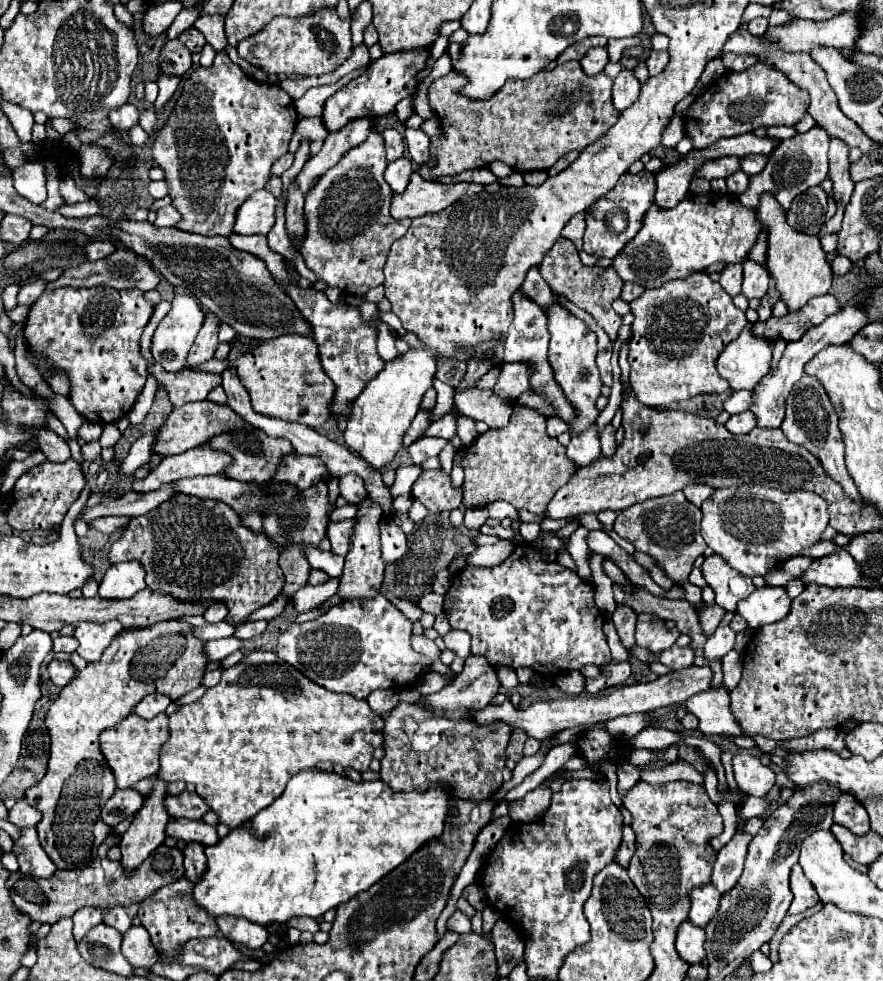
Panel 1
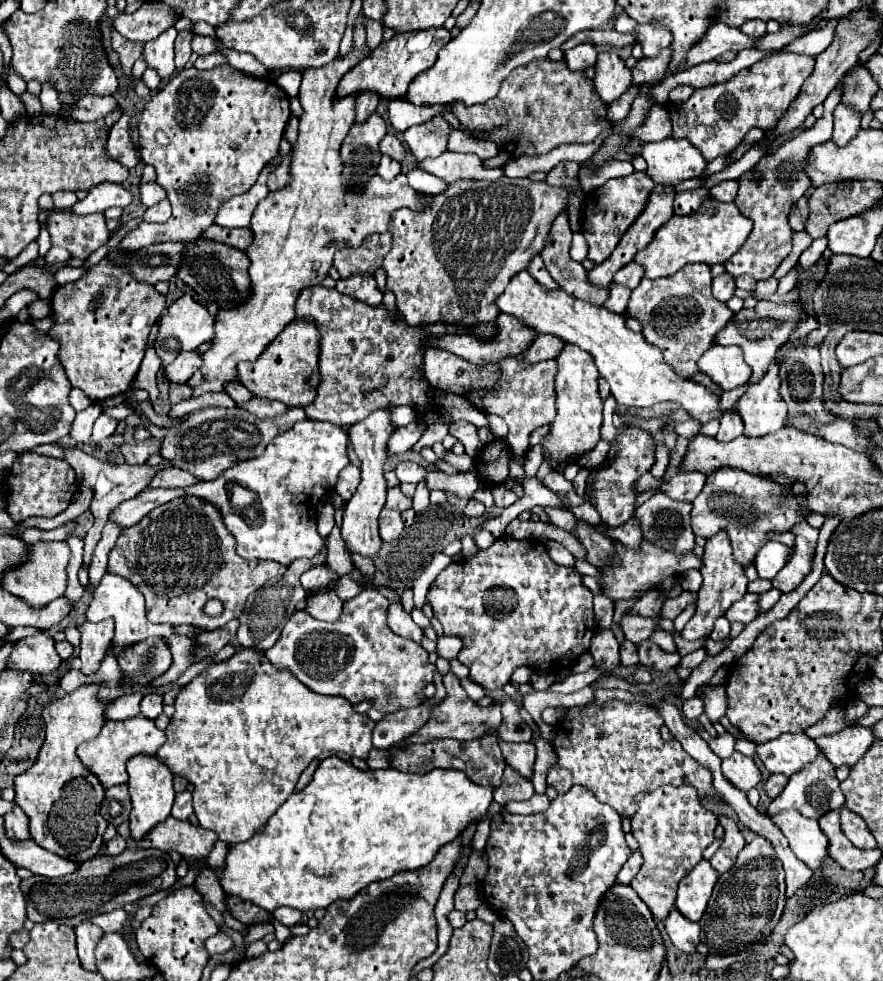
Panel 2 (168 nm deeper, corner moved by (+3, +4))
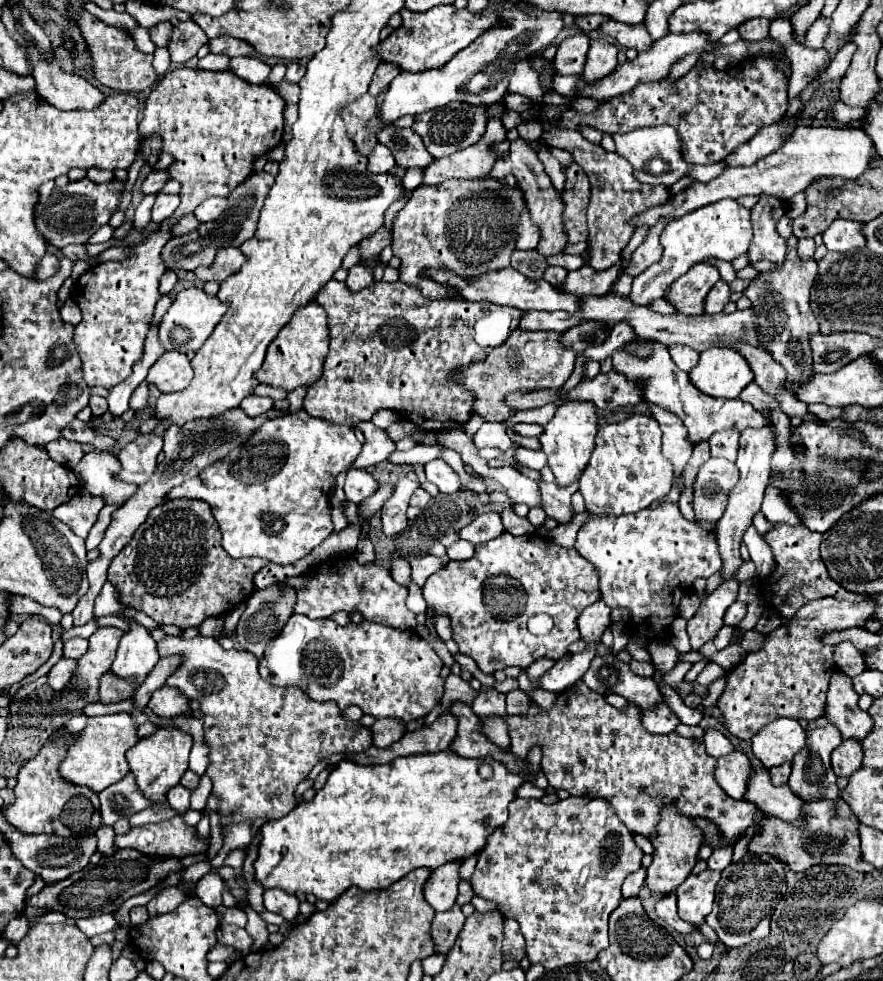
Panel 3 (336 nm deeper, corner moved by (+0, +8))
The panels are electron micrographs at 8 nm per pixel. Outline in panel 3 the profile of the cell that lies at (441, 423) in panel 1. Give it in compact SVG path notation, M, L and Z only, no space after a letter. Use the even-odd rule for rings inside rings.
M366 421L362 425L356 426L364 433L364 445L360 455L356 457L354 465L358 469L366 469L370 465L378 465L380 461L388 459L394 451L396 451L396 441L392 441L386 431L382 431L380 427L376 427L374 423Z

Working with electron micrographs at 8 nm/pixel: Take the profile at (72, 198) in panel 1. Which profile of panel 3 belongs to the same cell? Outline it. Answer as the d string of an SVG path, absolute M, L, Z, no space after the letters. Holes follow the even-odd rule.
M92 168L87 171L87 178L96 184L102 184L114 178L112 171Z

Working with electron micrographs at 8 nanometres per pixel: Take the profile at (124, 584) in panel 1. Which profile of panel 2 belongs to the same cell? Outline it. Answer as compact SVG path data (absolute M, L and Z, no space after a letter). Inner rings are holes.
M111 573L103 575L99 587L93 593L93 601L87 609L88 621L99 622L105 620L106 617L113 617L113 621L115 621L115 637L113 637L113 653L115 655L123 653L125 649L129 649L131 645L137 645L139 641L143 641L147 637L167 637L173 633L171 625L149 623L145 617L145 599L137 591L137 587L131 585L127 579L123 579L119 575L111 575Z

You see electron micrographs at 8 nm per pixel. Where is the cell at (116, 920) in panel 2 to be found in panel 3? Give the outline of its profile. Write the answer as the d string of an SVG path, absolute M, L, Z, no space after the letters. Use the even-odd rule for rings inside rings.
M96 915L96 917L88 917L88 919L78 919L76 925L86 933L86 937L94 937L106 931L112 931L116 925L114 915Z

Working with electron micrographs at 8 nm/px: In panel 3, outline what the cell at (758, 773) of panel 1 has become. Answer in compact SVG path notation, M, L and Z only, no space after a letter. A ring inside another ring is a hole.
M734 751L730 755L720 757L716 763L716 769L718 769L716 777L718 777L718 783L722 785L722 789L730 797L742 799L748 789L748 781L752 777L752 765L750 765L750 759L746 757L746 753Z

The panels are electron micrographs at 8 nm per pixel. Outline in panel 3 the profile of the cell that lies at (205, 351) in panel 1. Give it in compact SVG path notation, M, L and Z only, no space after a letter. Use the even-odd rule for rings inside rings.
M178 351L164 353L148 371L148 383L154 383L160 391L172 393L180 391L192 381L192 365L190 359Z

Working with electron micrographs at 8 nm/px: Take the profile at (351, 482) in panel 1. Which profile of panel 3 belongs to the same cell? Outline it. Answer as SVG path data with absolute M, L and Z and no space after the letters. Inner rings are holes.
M350 469L348 471L346 485L344 485L344 493L346 493L348 501L362 503L376 489L378 489L378 483L376 483L376 479L368 471L364 471L364 469Z

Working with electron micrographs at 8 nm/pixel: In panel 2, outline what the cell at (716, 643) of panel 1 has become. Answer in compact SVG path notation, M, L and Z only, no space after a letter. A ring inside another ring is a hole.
M699 649L699 651L695 651L695 653L685 655L685 657L679 661L679 665L681 665L681 667L687 667L687 669L695 669L703 659L705 659L705 649Z

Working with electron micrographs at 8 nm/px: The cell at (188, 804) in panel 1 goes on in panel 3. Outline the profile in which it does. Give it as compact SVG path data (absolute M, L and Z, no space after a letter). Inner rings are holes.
M176 785L170 795L168 795L168 801L170 801L170 807L176 811L176 813L186 813L190 809L190 791L182 785Z

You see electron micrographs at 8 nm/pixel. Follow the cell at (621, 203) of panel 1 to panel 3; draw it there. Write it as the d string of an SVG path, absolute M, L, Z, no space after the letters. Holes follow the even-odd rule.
M560 127L550 129L550 131L542 133L542 139L552 147L570 151L574 155L576 163L582 165L584 173L588 175L590 185L592 185L590 205L588 205L588 229L590 229L588 263L594 269L608 269L610 265L614 265L620 259L620 251L628 245L628 241L634 233L634 225L630 221L636 219L646 209L668 201L668 197L670 197L668 187L640 183L634 177L632 165L624 157L620 157L618 153L604 151L600 145L590 143L574 129L560 129Z

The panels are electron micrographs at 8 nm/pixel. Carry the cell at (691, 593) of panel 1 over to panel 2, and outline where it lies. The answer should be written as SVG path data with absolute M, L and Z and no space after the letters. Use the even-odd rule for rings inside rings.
M629 519L627 523L623 523L621 527L617 527L617 529L609 529L607 527L607 537L609 539L613 539L613 541L619 541L619 543L623 543L623 545L627 545L627 547L639 547L639 543L641 543L641 529L639 529L639 519Z

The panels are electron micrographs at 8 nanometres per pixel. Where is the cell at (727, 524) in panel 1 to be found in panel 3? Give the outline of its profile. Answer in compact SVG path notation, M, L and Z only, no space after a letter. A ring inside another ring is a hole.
M708 459L694 481L696 521L716 523L726 511L728 495L738 483L738 467L726 459Z

